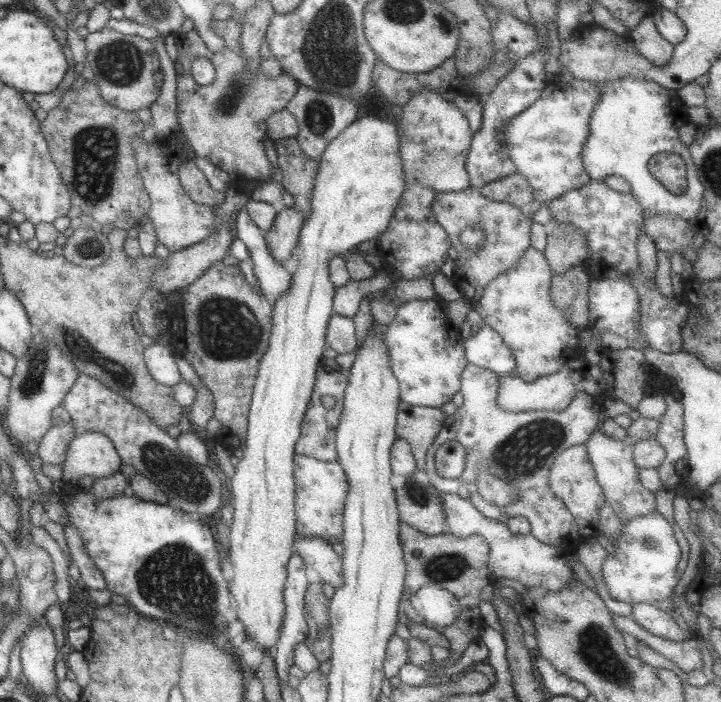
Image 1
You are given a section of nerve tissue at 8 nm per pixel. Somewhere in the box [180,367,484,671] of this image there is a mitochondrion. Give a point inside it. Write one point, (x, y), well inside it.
(445, 566)

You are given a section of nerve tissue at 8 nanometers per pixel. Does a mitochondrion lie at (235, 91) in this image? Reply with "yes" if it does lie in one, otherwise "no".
yes

